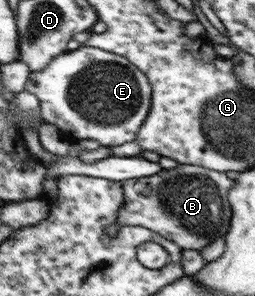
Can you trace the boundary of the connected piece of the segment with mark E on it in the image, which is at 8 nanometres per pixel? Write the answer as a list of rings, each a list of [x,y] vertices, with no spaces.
[[[86,45],[53,57],[42,71],[32,72],[25,90],[38,98],[41,119],[58,127],[62,136],[72,143],[92,139],[109,148],[128,143],[136,139],[151,108],[151,85],[143,71],[124,56]]]

